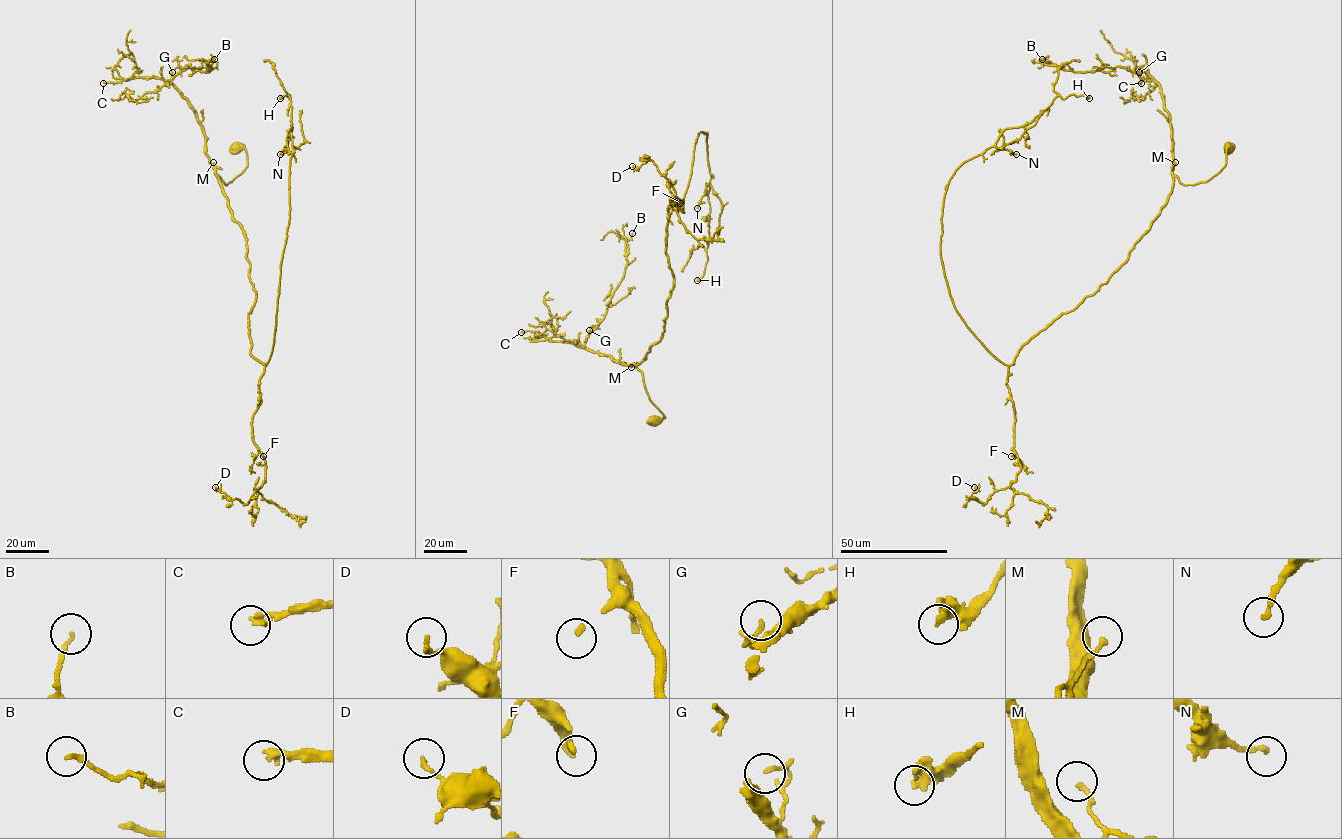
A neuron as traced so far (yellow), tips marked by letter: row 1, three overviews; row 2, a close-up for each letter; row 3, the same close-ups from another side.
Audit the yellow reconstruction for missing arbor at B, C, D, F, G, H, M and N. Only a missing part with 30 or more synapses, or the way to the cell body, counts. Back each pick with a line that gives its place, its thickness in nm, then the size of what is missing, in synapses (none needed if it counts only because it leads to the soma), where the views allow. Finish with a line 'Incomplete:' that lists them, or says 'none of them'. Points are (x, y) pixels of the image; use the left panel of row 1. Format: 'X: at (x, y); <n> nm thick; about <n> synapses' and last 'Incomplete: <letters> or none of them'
C: at (103, 83); 240 nm thick; about 130 synapses
F: at (263, 456); 140 nm thick; about 80 synapses
Incomplete: C, F

